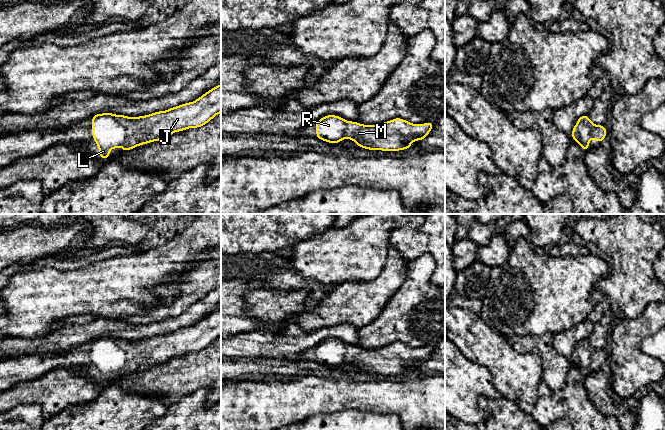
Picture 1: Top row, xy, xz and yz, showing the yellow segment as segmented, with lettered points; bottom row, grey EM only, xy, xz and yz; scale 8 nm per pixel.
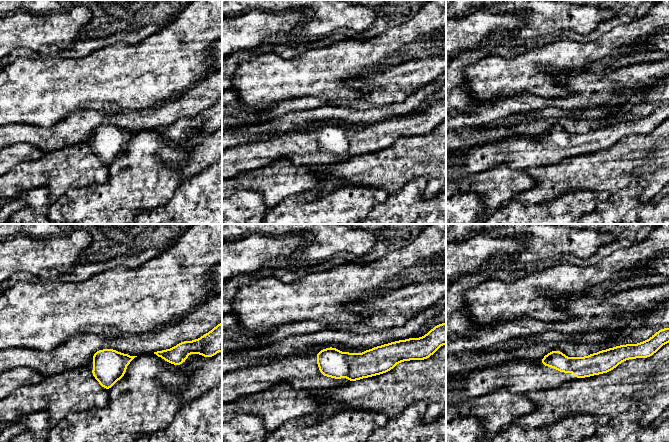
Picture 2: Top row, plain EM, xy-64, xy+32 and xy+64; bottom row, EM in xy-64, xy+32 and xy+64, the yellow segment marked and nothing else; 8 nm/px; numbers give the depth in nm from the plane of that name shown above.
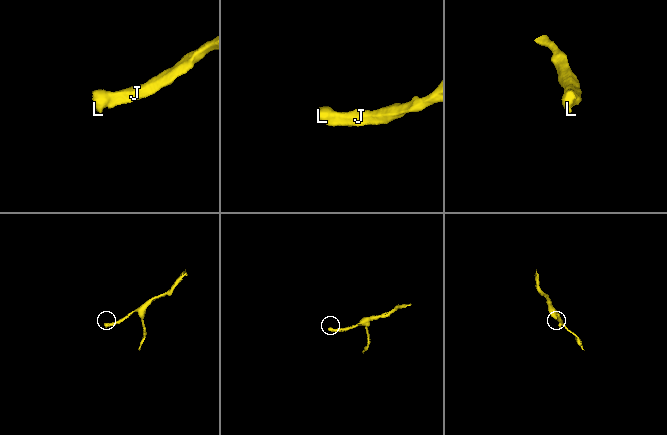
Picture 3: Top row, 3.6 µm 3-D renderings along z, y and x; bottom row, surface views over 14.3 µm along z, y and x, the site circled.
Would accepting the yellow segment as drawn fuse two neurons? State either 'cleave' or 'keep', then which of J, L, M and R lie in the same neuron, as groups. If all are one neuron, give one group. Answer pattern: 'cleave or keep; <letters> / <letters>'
keep; J L M R

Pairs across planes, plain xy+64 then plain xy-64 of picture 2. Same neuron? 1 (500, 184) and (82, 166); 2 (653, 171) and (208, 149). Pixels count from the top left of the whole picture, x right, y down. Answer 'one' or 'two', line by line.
1: one
2: one

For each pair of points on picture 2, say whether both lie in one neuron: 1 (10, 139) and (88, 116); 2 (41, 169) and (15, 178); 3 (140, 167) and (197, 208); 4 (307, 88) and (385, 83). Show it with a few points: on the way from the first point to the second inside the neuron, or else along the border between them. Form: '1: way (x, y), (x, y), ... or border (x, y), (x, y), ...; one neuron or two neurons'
1: way (29, 135), (61, 135), (69, 131); one neuron
2: way (35, 174), (21, 178); one neuron
3: border (183, 181), (167, 201), (157, 206); two neurons
4: border (370, 71), (350, 82), (359, 97), (334, 101); two neurons

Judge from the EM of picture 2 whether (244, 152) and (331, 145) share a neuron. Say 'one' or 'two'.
one

